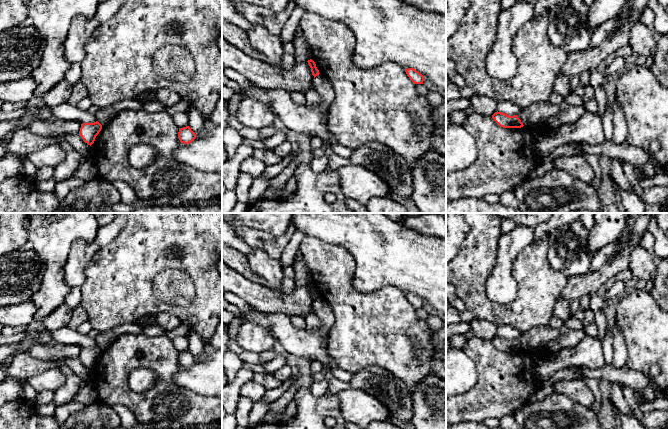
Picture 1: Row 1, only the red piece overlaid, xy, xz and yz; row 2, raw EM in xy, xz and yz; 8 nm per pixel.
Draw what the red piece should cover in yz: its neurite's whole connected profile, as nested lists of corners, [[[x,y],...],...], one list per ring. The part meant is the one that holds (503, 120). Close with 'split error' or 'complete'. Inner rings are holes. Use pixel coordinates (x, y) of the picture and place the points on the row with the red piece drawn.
[[[497,111],[492,115],[492,118],[500,127],[503,128],[521,128],[524,126],[517,115],[509,116]]] | complete

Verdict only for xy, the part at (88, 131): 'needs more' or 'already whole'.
already whole

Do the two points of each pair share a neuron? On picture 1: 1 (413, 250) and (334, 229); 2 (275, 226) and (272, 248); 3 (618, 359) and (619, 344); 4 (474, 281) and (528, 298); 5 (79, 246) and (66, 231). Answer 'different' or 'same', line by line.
1: same
2: different
3: same
4: same
5: different

